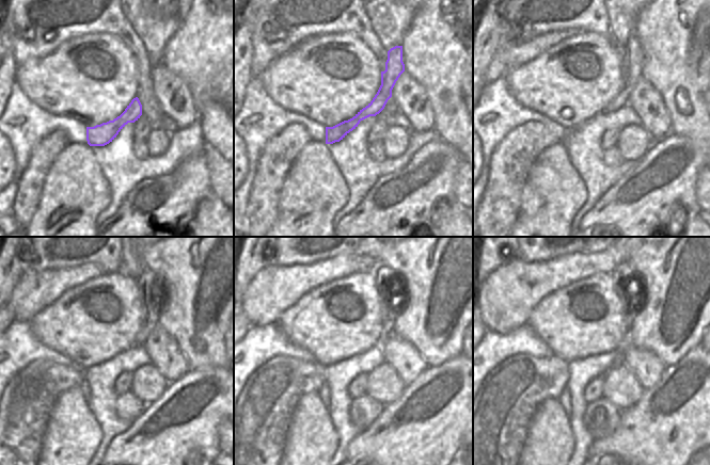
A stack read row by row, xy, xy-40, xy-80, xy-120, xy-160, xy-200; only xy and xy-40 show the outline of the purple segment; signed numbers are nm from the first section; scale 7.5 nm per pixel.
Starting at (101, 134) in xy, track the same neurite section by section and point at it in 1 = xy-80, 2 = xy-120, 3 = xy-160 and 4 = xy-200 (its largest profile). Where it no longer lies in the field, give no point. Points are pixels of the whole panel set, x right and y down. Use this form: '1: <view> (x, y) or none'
1: xy-80 (633, 55)
2: xy-120 (153, 293)
3: xy-160 (387, 279)
4: xy-200 (628, 284)

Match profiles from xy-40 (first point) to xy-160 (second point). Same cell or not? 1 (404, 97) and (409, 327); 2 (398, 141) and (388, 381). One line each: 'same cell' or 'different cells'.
1: different cells
2: same cell

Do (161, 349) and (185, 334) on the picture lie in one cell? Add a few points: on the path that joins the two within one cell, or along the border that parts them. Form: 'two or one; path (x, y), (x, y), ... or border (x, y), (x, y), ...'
two; border (157, 324), (177, 343), (187, 362)

